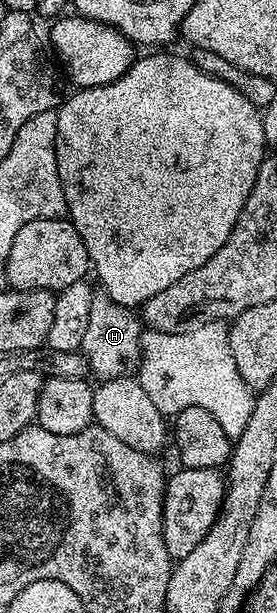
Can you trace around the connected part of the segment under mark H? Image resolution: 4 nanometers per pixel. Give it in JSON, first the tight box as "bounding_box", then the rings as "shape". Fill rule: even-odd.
{"bounding_box":[80,293,142,381],"shape":[[[103,293],[93,294],[92,300],[90,301],[90,322],[86,324],[86,334],[82,337],[82,345],[80,346],[80,351],[86,357],[88,362],[88,370],[93,376],[97,375],[97,380],[103,381],[106,379],[123,379],[125,377],[131,376],[133,372],[137,370],[140,366],[140,336],[142,334],[142,323],[138,318],[137,312],[131,307],[123,307],[118,305],[111,299],[108,295]]]}

